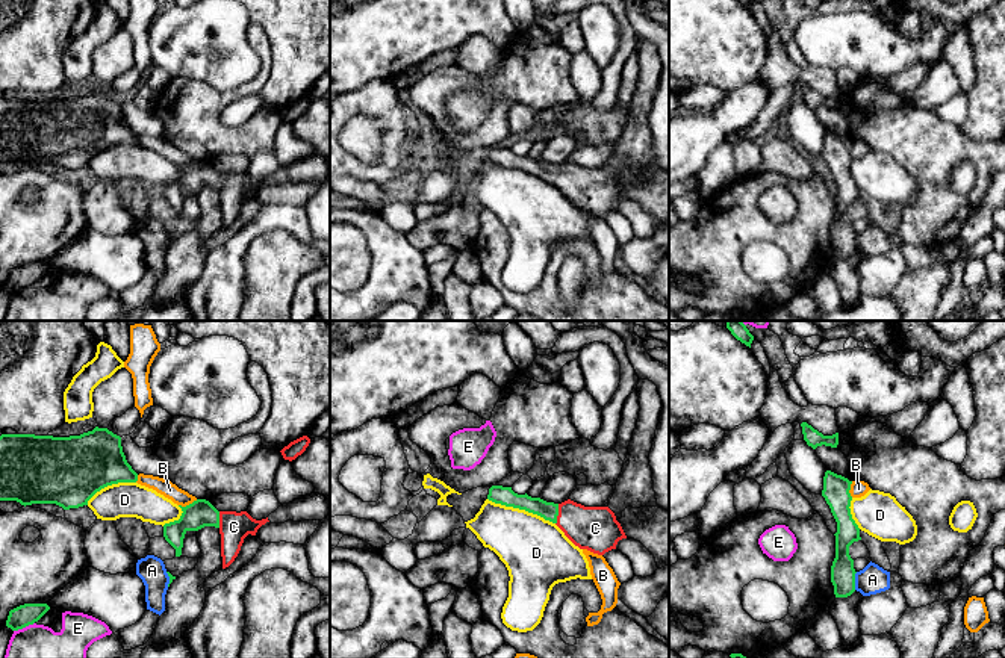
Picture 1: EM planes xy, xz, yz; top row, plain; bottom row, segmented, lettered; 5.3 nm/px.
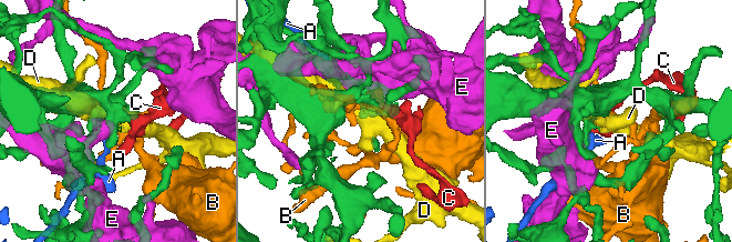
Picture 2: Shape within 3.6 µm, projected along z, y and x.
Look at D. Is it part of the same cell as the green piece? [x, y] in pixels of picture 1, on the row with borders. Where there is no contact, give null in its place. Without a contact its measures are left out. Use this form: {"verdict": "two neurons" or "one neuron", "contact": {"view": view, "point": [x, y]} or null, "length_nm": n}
{"verdict": "two neurons", "contact": {"view": "xz", "point": [521, 509]}, "length_nm": 380}

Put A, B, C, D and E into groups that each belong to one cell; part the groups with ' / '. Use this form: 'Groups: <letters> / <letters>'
Groups: A / B / C / D / E

